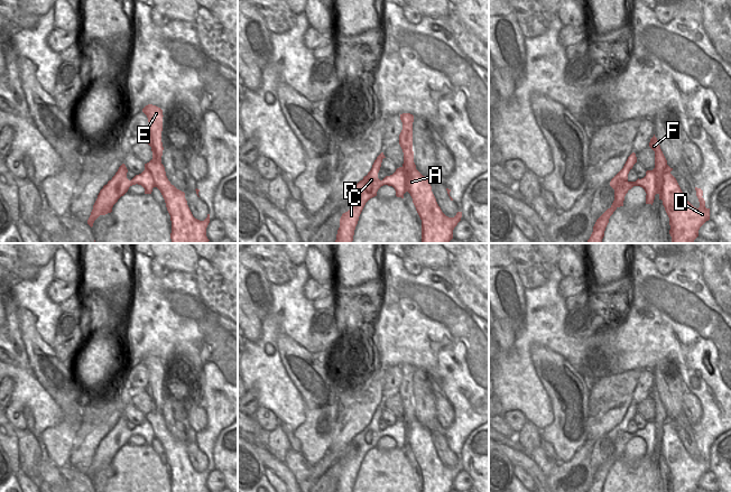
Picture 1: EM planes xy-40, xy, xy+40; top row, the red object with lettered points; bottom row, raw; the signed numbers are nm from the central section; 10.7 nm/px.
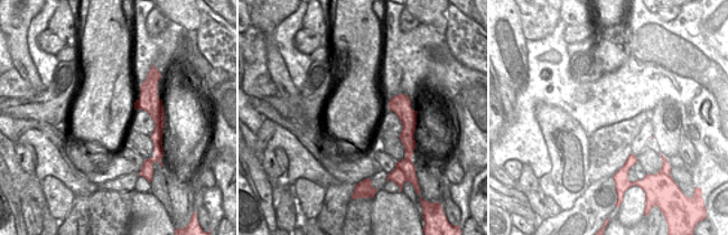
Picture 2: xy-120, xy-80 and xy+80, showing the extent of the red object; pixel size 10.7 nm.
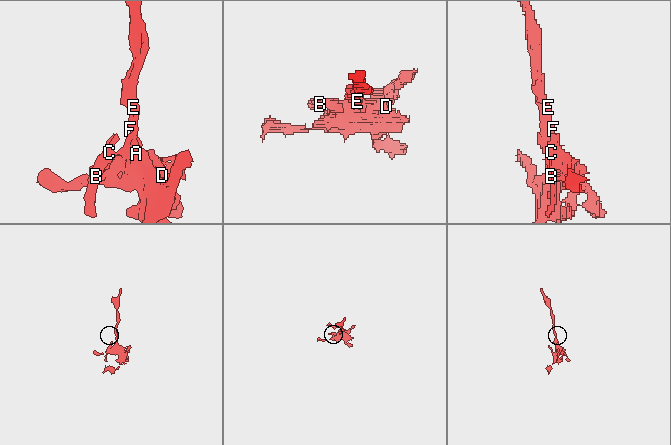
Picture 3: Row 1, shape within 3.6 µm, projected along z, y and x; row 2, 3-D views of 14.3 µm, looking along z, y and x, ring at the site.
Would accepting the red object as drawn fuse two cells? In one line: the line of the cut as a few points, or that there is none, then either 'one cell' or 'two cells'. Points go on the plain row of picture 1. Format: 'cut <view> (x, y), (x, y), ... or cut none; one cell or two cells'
cut xy+40 (666, 419), (663, 425), (662, 451); two cells

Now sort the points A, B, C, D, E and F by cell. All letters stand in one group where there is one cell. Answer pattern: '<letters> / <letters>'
A B C D / E F

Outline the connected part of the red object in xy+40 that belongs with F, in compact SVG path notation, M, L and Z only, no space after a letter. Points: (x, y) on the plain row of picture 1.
M654 388L650 390L649 398L655 402L655 425L658 429L658 435L656 437L656 443L659 446L659 451L663 451L663 436L664 436L664 430L663 430L663 425L667 420L668 423L672 423L673 419L670 419L667 416L667 411L660 400L659 393L657 389Z

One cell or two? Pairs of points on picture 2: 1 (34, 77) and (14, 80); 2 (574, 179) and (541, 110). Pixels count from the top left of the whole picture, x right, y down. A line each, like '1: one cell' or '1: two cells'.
1: two cells
2: one cell

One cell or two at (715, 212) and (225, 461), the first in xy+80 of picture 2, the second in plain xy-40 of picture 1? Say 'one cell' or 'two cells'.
one cell

